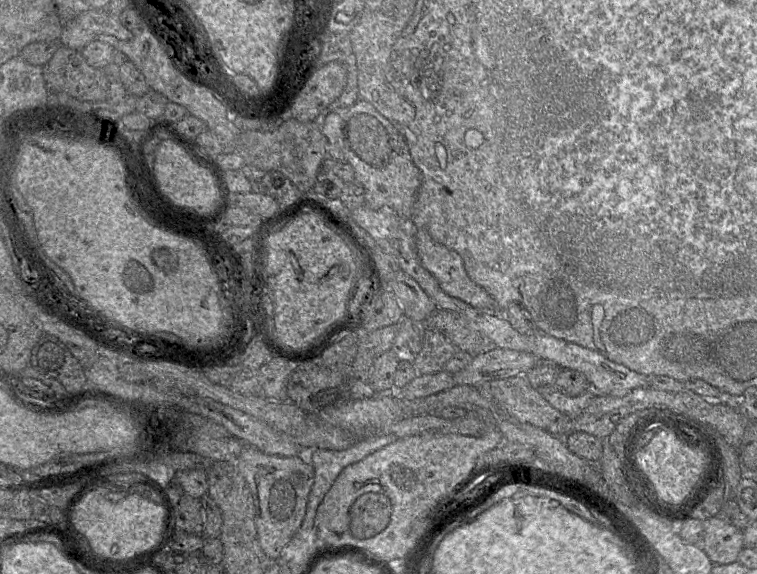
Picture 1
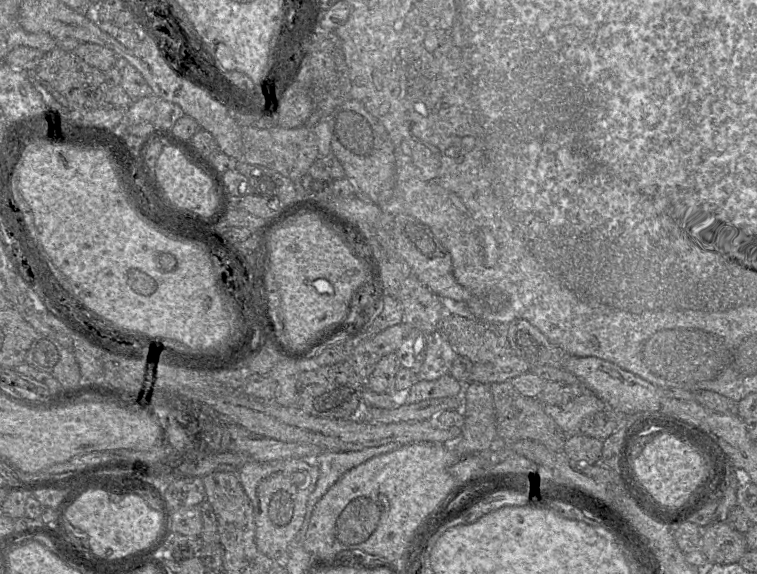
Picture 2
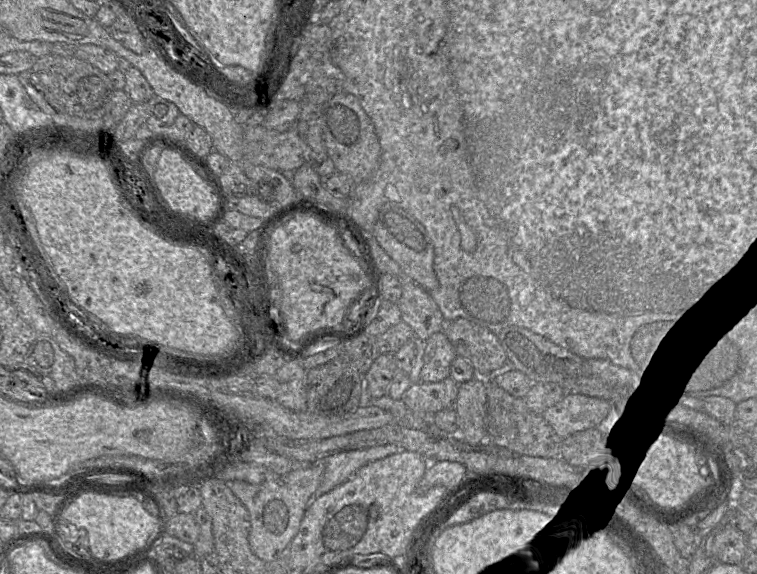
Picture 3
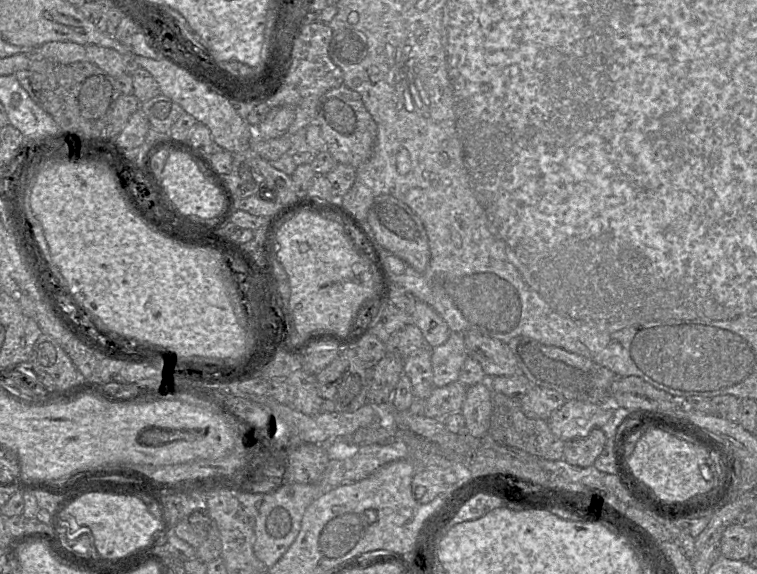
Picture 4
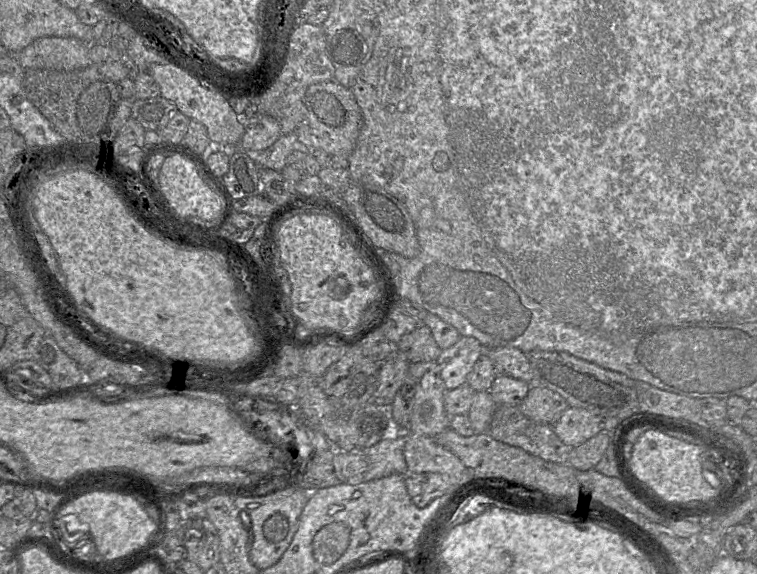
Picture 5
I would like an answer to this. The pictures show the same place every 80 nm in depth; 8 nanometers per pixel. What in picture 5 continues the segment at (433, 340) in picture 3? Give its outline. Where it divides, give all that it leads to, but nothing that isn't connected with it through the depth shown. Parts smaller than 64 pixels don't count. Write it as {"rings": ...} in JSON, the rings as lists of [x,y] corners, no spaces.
{"rings":[[[460,336],[451,347],[442,350],[436,360],[446,390],[455,389],[466,382],[475,362],[484,354],[484,347],[472,337]]]}

